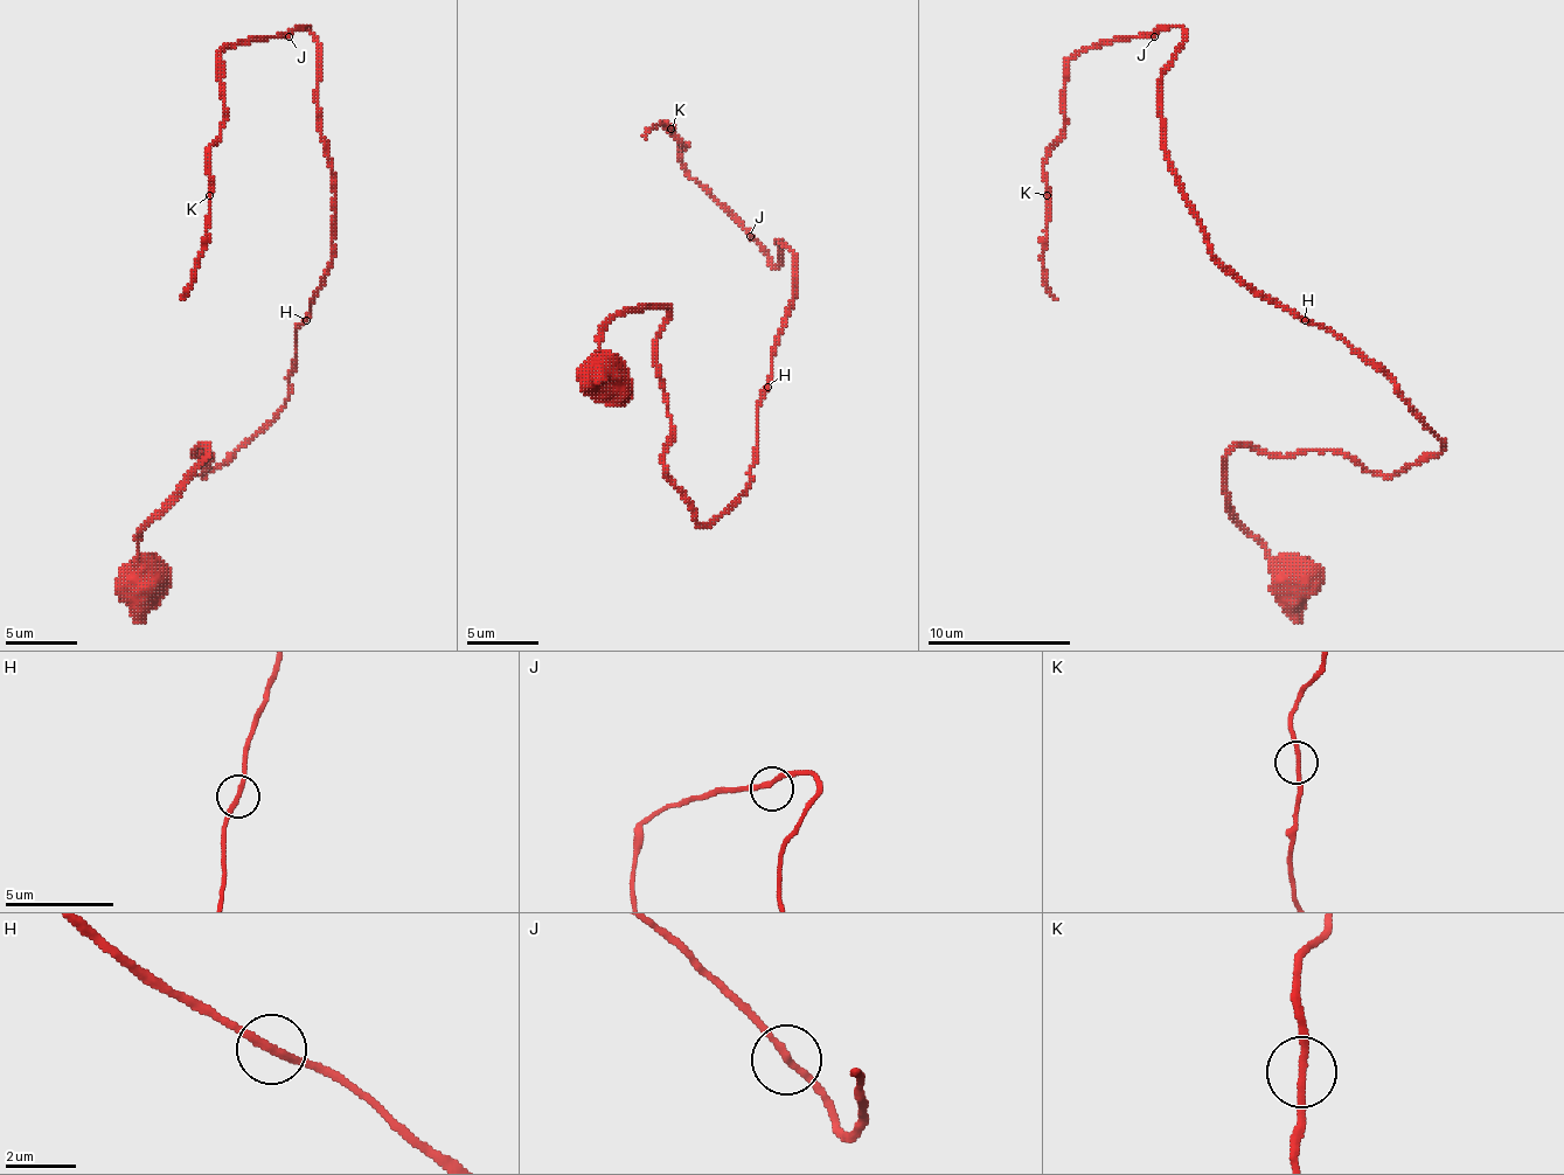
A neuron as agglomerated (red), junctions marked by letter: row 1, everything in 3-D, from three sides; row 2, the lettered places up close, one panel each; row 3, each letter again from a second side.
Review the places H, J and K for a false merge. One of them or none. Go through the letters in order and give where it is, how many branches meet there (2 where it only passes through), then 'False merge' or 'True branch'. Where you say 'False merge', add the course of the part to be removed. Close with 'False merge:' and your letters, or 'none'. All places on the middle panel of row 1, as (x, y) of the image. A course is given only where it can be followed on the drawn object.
H: Place: (767, 387). Branches: 2. True branch
J: Place: (750, 236). Branches: 2. True branch
K: Place: (671, 129). Branches: 2. True branch
False merge: none

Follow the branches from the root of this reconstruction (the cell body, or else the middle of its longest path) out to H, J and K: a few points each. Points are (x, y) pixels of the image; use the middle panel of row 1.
H: (606, 376), (599, 333), (624, 312), (667, 308), (664, 463), (700, 523), (750, 484), (767, 387)
J: (606, 376), (599, 333), (667, 308), (664, 463), (710, 523), (750, 484), (797, 279), (750, 236)
K: (606, 376), (599, 333), (667, 308), (664, 463), (710, 523), (750, 484), (797, 265), (671, 129)

